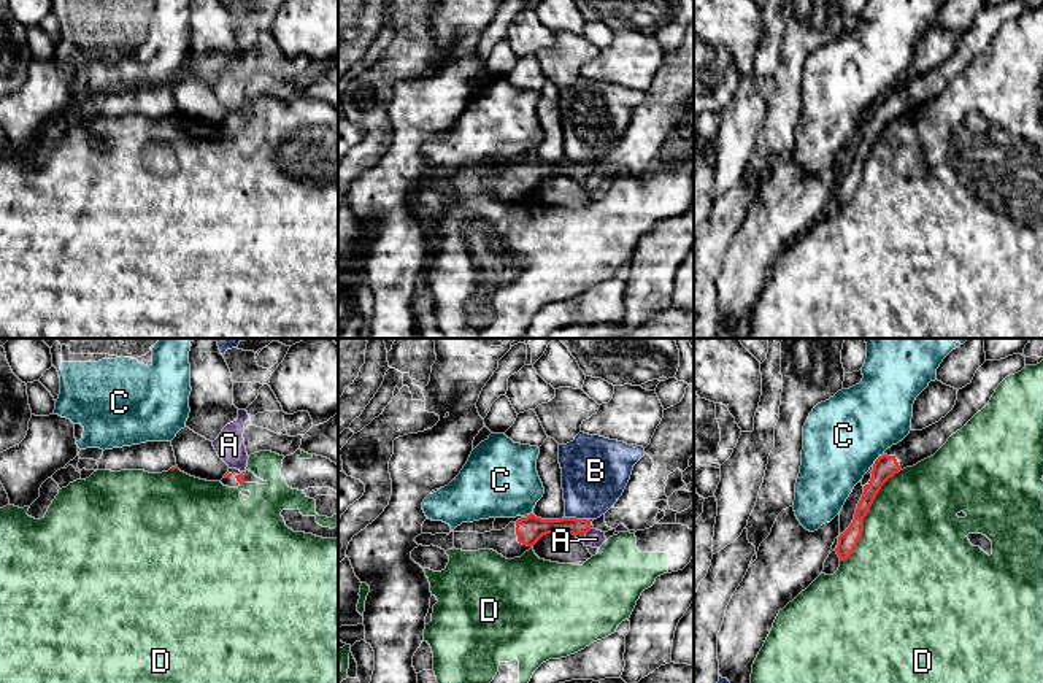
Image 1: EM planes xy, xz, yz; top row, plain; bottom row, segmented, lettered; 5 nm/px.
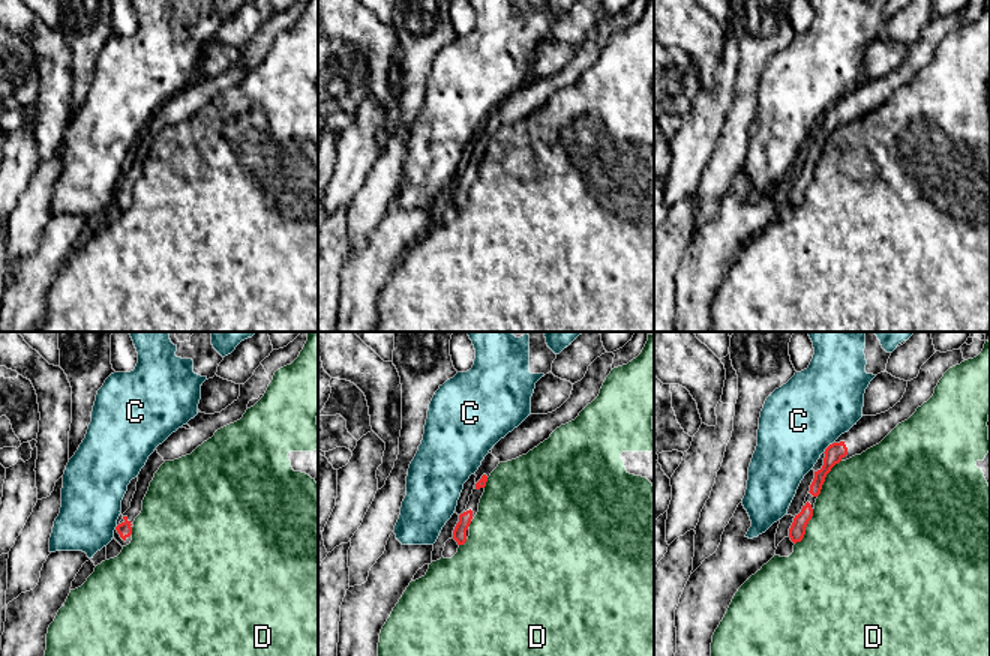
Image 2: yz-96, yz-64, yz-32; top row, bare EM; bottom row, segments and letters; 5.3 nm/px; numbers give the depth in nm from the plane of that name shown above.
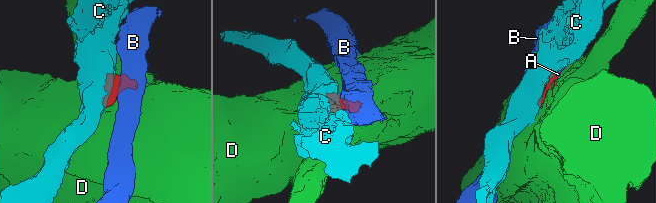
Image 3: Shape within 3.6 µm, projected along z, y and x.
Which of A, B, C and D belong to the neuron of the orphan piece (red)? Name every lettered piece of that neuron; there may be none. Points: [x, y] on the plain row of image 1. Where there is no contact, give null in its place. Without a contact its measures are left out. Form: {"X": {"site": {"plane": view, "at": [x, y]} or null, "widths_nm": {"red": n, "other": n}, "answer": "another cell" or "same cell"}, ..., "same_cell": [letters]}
{"A": {"site": {"plane": "xz", "at": [588, 175]}, "widths_nm": {"red": 90, "other": 90}, "answer": "another cell"}, "B": {"site": {"plane": "xz", "at": [575, 162]}, "widths_nm": {"red": 140, "other": 340}, "answer": "another cell"}, "C": {"site": {"plane": "yz", "at": [877, 104]}, "widths_nm": {"red": 120, "other": 400}, "answer": "another cell"}, "D": {"site": {"plane": "yz", "at": [865, 159]}, "widths_nm": {"red": 110, "other": 500}, "answer": "another cell"}, "same_cell": []}

